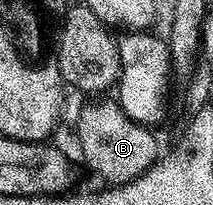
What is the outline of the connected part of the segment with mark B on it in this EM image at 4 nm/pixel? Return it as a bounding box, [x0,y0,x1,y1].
[75,101,159,185]

